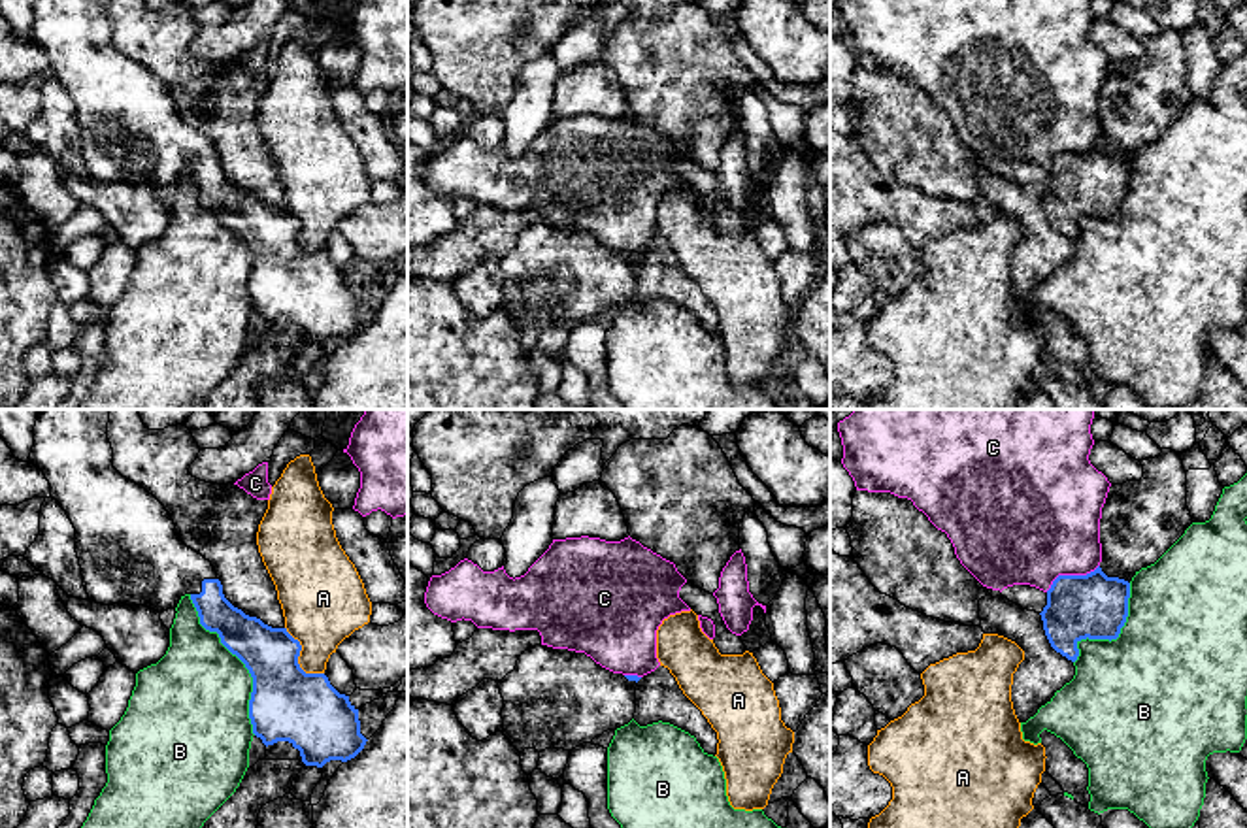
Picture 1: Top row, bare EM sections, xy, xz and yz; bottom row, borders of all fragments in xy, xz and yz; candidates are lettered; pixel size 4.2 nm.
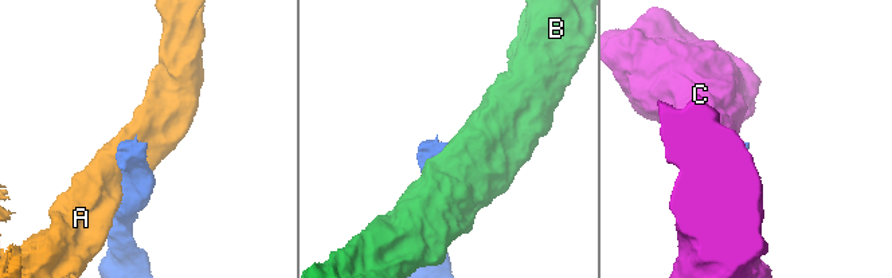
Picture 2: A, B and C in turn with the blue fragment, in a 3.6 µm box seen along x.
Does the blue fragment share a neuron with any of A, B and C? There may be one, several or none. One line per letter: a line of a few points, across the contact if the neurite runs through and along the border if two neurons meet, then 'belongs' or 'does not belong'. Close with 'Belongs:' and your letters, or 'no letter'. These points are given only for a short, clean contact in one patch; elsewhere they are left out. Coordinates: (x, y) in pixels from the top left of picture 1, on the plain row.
A: does not belong
B: does not belong
C: does not belong
Belongs: no letter

